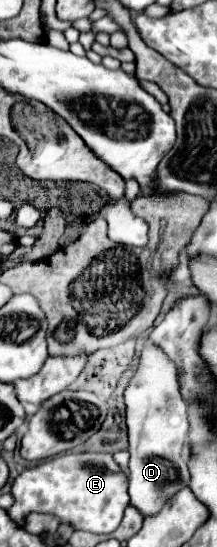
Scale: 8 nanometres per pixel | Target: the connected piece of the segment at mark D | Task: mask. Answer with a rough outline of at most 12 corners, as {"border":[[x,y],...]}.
{"border":[[150,341],[124,391],[130,503],[190,483],[188,407]]}

